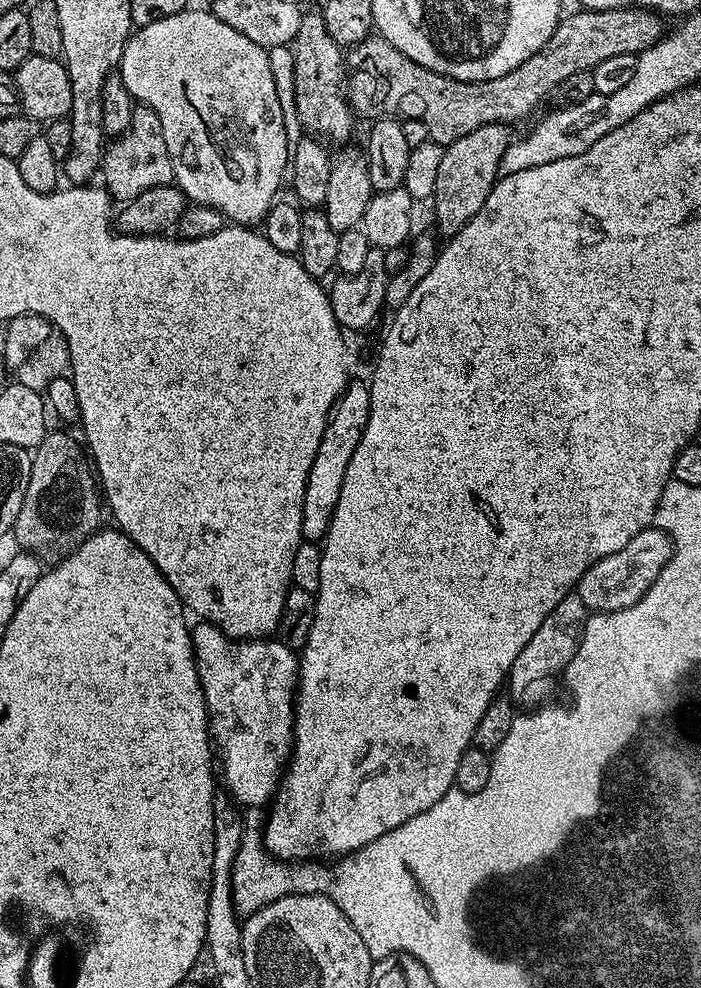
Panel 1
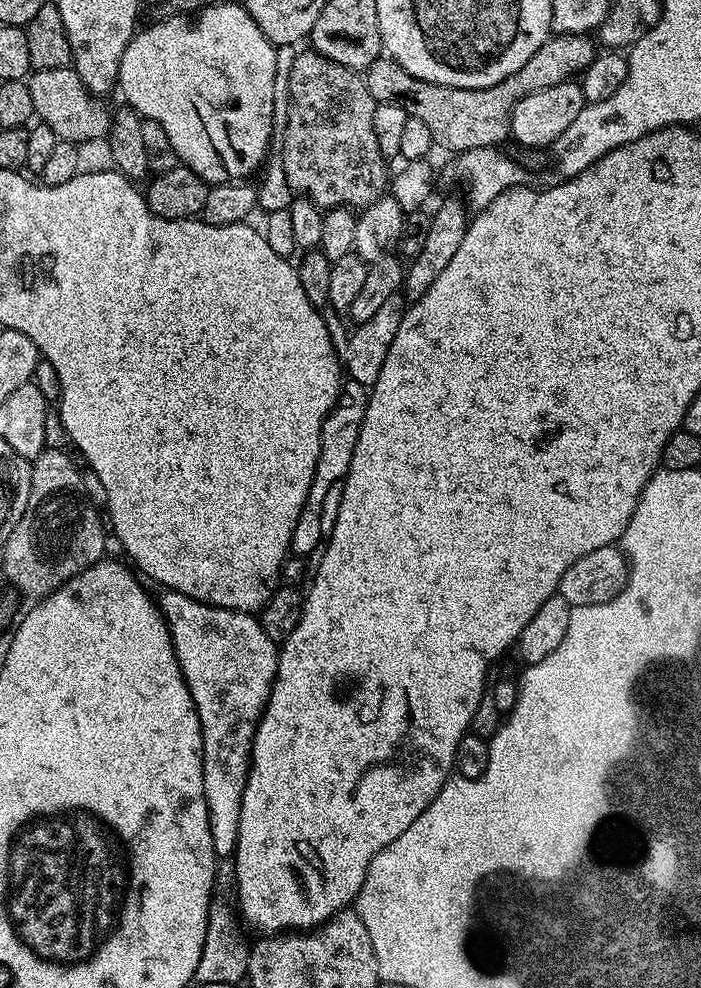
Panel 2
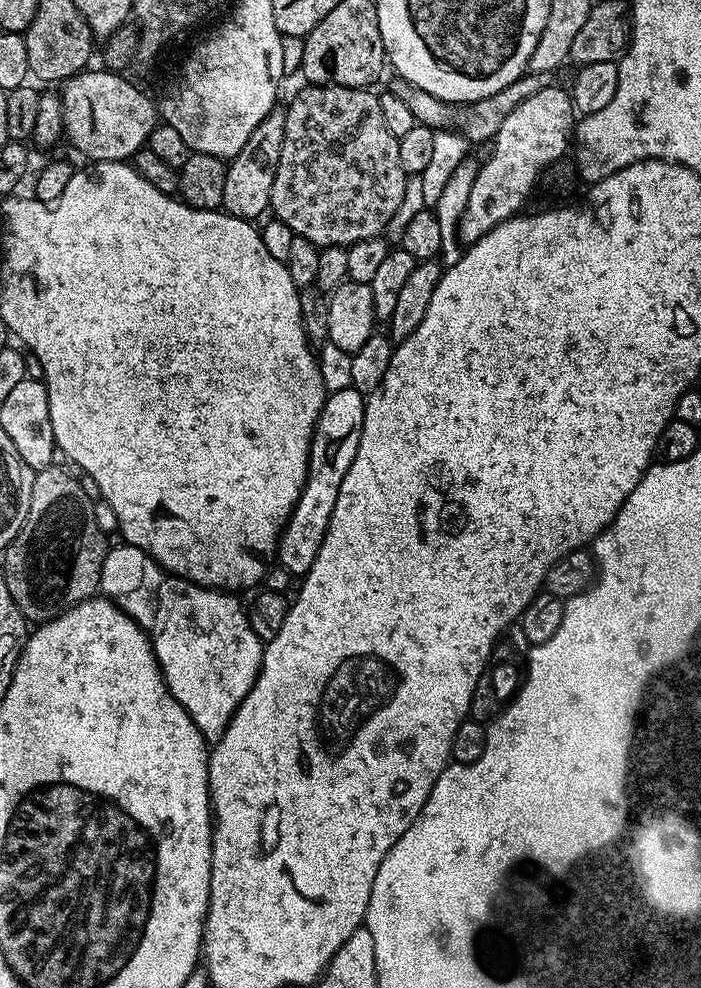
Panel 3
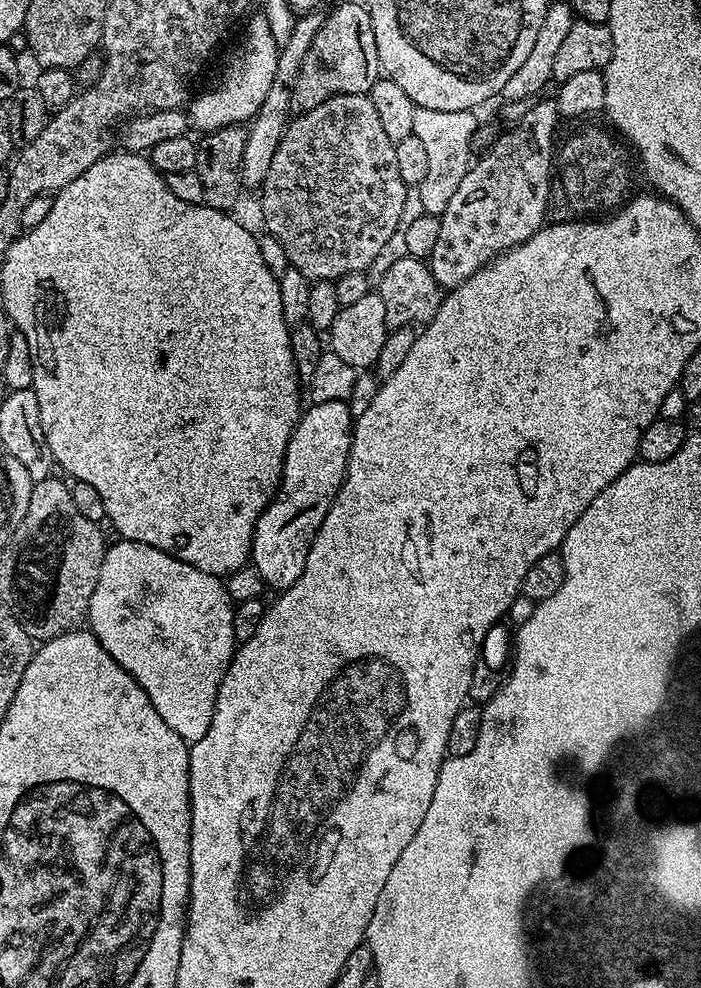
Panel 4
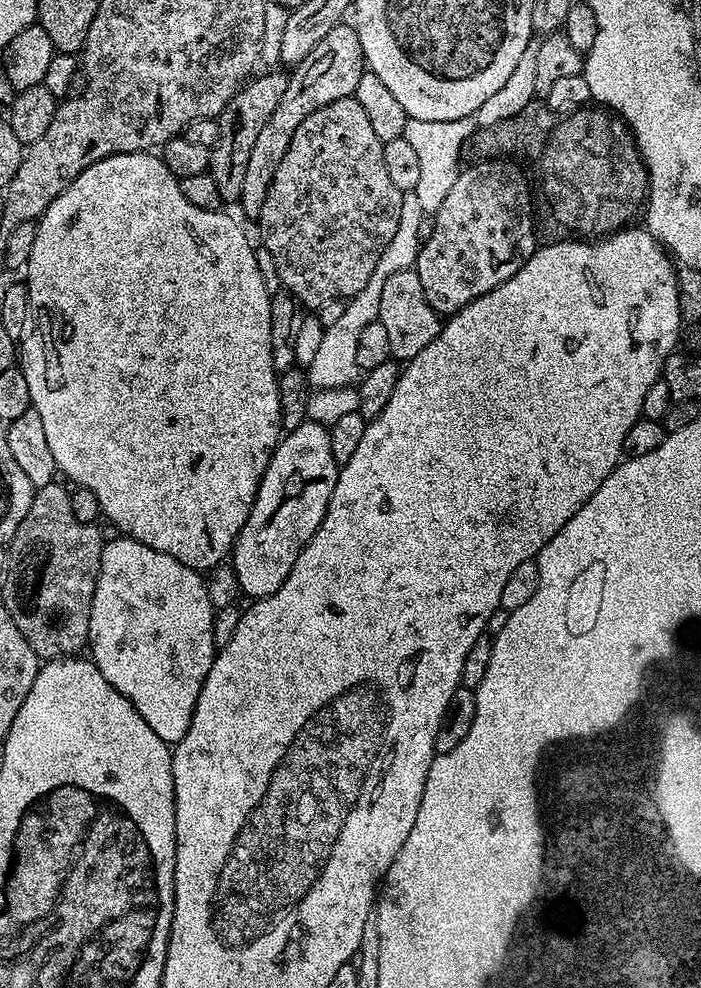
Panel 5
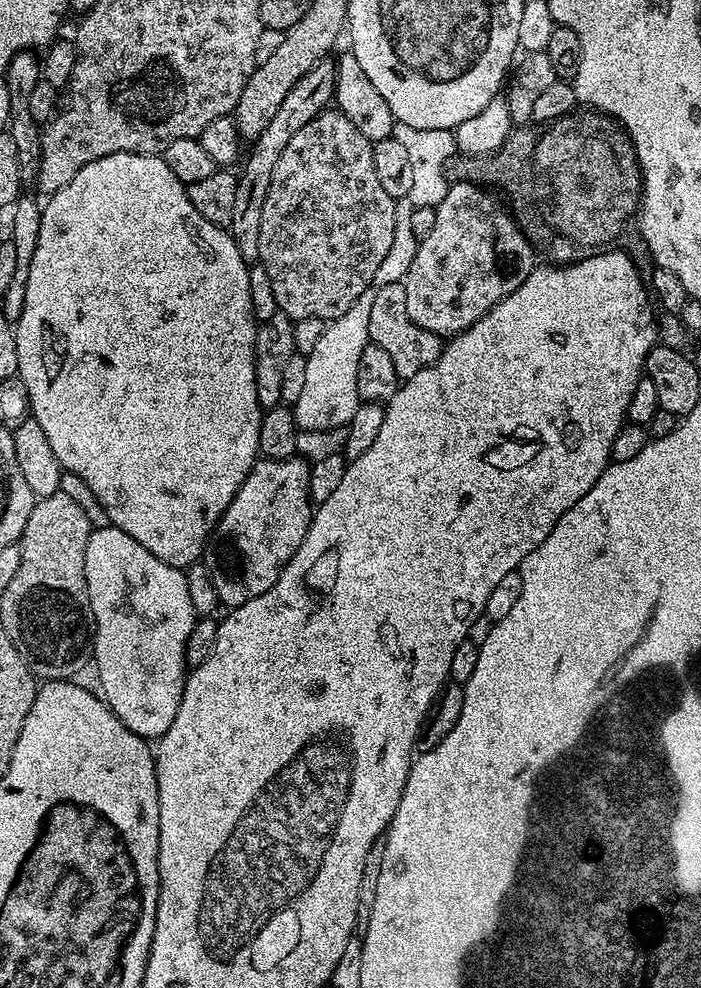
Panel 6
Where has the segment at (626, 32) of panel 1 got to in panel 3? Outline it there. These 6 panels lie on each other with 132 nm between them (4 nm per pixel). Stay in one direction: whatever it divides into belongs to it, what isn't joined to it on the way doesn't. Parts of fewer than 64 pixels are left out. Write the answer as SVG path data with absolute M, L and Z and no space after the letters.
M528 72L519 76L510 86L498 90L498 94L490 94L490 98L475 100L473 104L451 104L442 98L434 98L434 94L426 94L426 90L418 90L418 86L399 78L392 78L392 81L386 84L386 88L394 94L394 98L401 99L402 103L409 108L417 124L425 124L427 128L433 130L459 130L464 139L469 142L475 142L475 140L491 142L495 140L502 122L506 122L506 114L510 114L514 106L526 102L530 94L538 94L538 90L553 87L552 79L554 76L551 72Z

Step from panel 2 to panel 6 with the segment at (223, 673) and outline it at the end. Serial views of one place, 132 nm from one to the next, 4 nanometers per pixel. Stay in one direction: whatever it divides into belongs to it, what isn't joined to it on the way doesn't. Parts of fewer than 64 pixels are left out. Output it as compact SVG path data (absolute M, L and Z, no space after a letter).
M111 526L103 527L97 527L92 531L86 544L86 586L90 594L90 610L92 611L92 623L94 625L92 654L94 668L96 664L96 676L100 679L101 689L99 688L99 691L102 693L102 699L109 710L131 732L144 737L149 742L156 742L166 734L166 730L170 730L170 722L174 722L174 718L178 718L178 706L182 706L184 681L190 671L190 665L186 658L186 644L190 642L190 632L194 630L198 617L194 610L194 602L190 598L190 586L185 569L170 566L166 562L162 562L162 558L154 558L154 554L150 554L150 550L146 550L146 546L142 546L142 542L134 542L134 538L130 538L130 534Z

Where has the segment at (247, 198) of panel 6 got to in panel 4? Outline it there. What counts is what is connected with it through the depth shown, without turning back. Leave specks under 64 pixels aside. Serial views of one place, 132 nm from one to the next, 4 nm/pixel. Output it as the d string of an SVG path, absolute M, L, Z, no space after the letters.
M340 4L332 13L324 16L318 35L310 46L310 54L306 54L306 62L302 62L302 70L298 74L298 82L294 82L294 98L290 98L293 113L309 112L314 106L322 106L335 96L371 93L376 81L381 79L382 69L378 58L378 42L374 42L374 26L367 7L360 4Z

